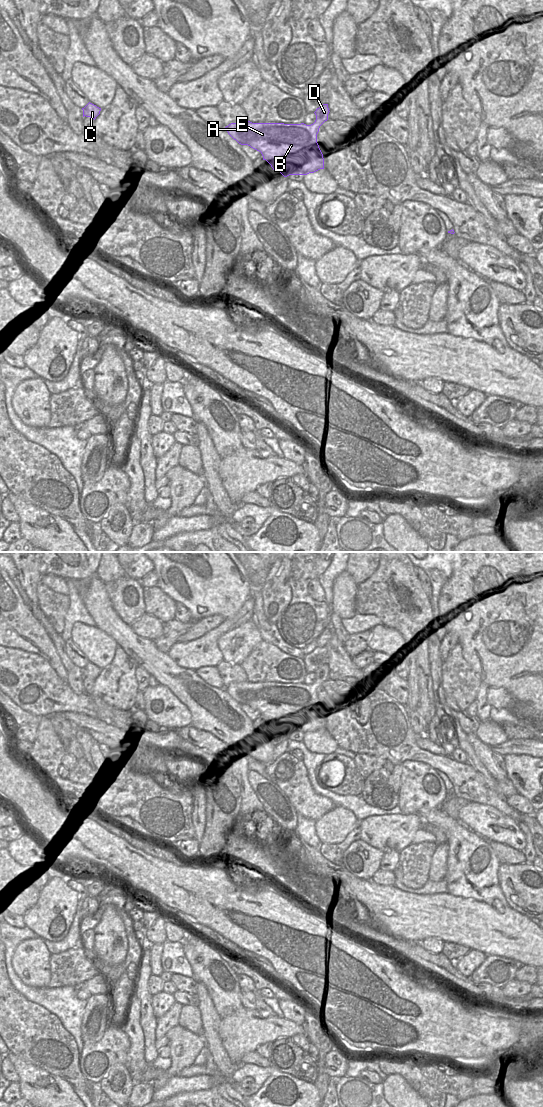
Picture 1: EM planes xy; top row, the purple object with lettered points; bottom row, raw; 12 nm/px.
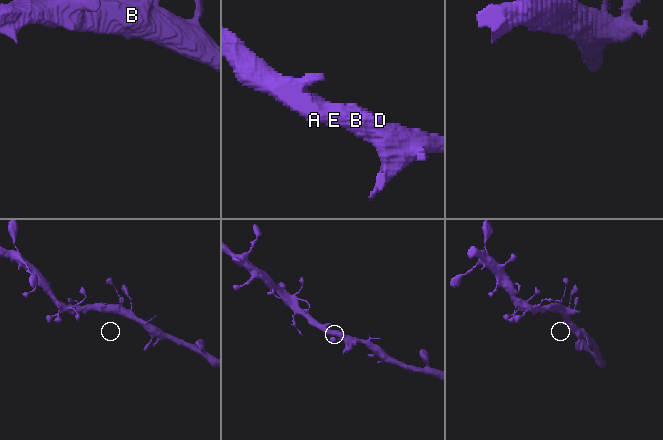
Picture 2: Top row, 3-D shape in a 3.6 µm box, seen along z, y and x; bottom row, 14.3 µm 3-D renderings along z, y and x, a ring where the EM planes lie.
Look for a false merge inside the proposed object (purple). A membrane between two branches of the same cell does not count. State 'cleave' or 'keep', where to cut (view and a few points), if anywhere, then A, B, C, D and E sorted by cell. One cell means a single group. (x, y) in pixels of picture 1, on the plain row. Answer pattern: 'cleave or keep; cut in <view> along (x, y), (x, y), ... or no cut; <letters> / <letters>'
keep; no cut; A B C D E

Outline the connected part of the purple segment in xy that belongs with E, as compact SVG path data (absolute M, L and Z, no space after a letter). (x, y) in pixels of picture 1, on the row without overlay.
M323 664L314 672L316 680L311 685L284 684L284 683L231 683L224 689L241 705L248 705L259 711L263 720L266 720L274 731L280 732L284 737L289 735L307 735L324 729L323 714L317 703L317 694L320 686L328 680L328 664Z

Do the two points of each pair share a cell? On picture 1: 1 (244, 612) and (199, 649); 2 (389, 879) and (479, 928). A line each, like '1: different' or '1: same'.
1: same
2: different

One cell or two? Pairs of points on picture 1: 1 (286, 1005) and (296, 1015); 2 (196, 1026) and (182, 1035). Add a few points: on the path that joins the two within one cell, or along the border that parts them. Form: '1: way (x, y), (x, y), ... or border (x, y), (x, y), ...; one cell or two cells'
1: way (288, 1007), (294, 1013); one cell
2: border (178, 1025), (201, 1037); two cells

